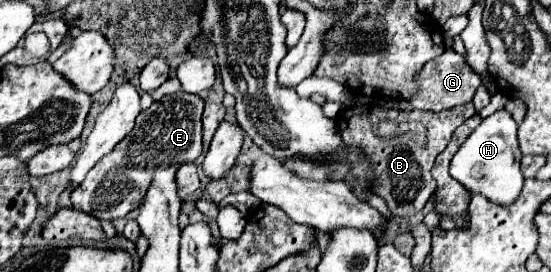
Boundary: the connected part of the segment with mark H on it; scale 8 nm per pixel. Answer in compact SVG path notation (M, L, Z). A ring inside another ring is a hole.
M498 110L484 118L482 124L466 138L450 162L450 176L456 178L470 194L484 194L490 202L510 206L522 192L524 176L520 170L518 124L508 110Z

